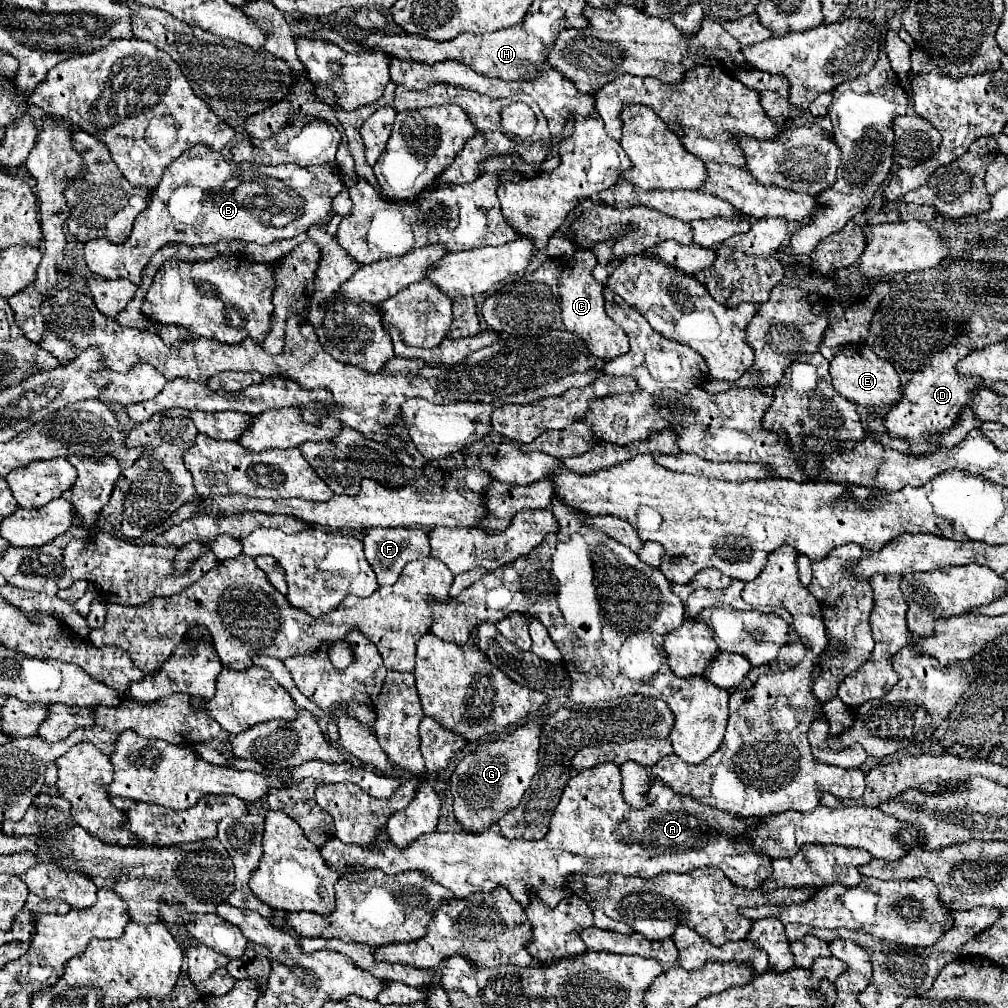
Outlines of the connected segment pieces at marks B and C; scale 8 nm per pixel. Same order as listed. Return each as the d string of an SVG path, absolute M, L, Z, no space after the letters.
M194 145L182 157L178 157L162 175L160 185L150 197L150 205L136 217L134 229L130 237L116 245L106 239L88 241L86 263L92 273L104 279L118 279L124 277L132 283L140 283L140 273L146 267L152 253L168 243L186 243L186 245L212 245L218 241L240 239L240 241L254 241L260 245L268 245L280 239L292 239L298 233L306 233L308 227L322 223L330 217L330 201L342 191L342 177L336 161L328 161L326 165L318 167L298 167L298 165L258 165L258 163L242 163L234 165L232 161L218 159L216 151L208 149L206 145Z
M578 249L574 257L570 257L564 265L562 277L560 277L561 317L564 327L574 333L576 337L582 337L590 345L590 353L594 353L602 361L610 361L618 355L628 353L628 337L626 333L606 315L604 309L604 285L594 281L592 269L596 265L596 257L588 249Z

